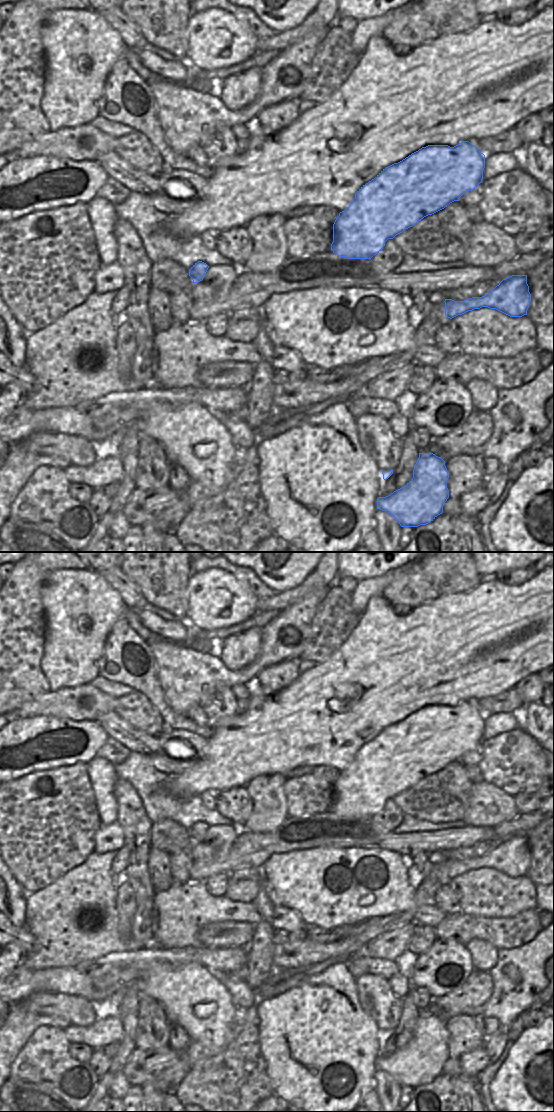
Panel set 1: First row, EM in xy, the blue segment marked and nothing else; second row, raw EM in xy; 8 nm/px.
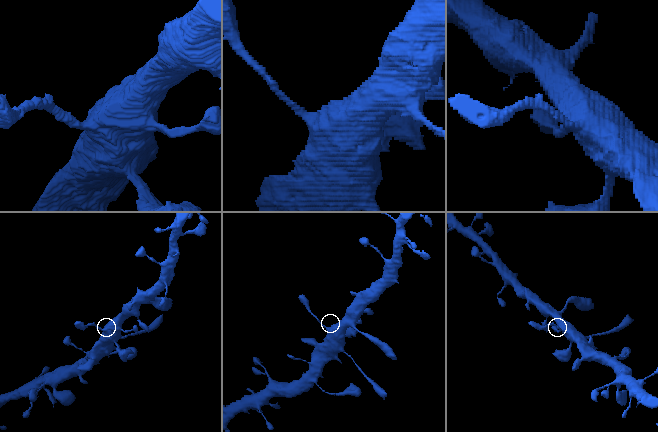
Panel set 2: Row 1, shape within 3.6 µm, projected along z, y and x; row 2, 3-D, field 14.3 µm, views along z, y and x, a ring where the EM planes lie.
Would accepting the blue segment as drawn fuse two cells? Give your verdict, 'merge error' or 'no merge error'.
no merge error

